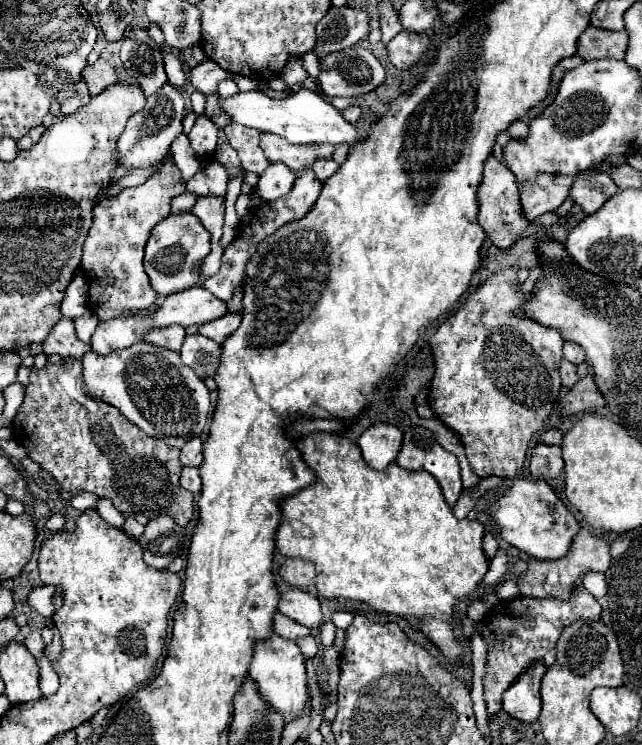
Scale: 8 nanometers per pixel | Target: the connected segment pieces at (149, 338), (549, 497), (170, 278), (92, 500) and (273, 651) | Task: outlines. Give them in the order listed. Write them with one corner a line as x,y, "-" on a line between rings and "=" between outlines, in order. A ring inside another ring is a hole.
168,326
168,328
156,328
146,334
146,342
168,348
172,352
180,352
180,346
184,342
184,328
182,326
=
514,480
504,490
504,496
490,504
490,516
496,520
500,536
518,550
530,554
536,560
558,560
570,550
570,542
580,530
578,520
554,494
544,480
=
186,212
178,216
168,216
150,234
144,256
144,270
150,278
152,288
158,296
168,296
186,288
192,288
200,280
202,260
210,254
210,234
200,226
200,220
=
83,492
75,497
73,497
67,503
71,505
74,509
79,511
85,511
87,509
95,508
99,497
93,493
=
272,634
268,640
258,642
250,664
250,676
258,686
258,694
274,712
278,712
284,718
286,724
290,724
292,720
304,714
310,694
308,694
308,680
306,680
306,660
296,642
284,640
278,634

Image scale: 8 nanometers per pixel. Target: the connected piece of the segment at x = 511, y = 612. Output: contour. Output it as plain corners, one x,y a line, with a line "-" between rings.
578,586
570,600
554,600
554,598
516,598
510,602
502,602
492,608
482,626
482,634
488,638
488,670
484,676
484,694
488,714
496,714
502,704
502,692
522,674
532,662
542,660
546,666
552,666
556,660
556,640
564,626
572,624
580,618
600,618
600,604
596,598
584,588

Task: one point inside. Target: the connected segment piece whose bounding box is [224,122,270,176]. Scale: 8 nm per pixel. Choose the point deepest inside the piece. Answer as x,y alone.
246,141

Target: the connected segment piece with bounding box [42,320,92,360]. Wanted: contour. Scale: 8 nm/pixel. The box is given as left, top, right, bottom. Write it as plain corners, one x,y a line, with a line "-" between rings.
60,320
48,334
48,338
42,342
42,348
46,356
58,354
62,358
76,358
76,360
80,360
88,350
92,350
88,344
76,338
74,324
70,320

